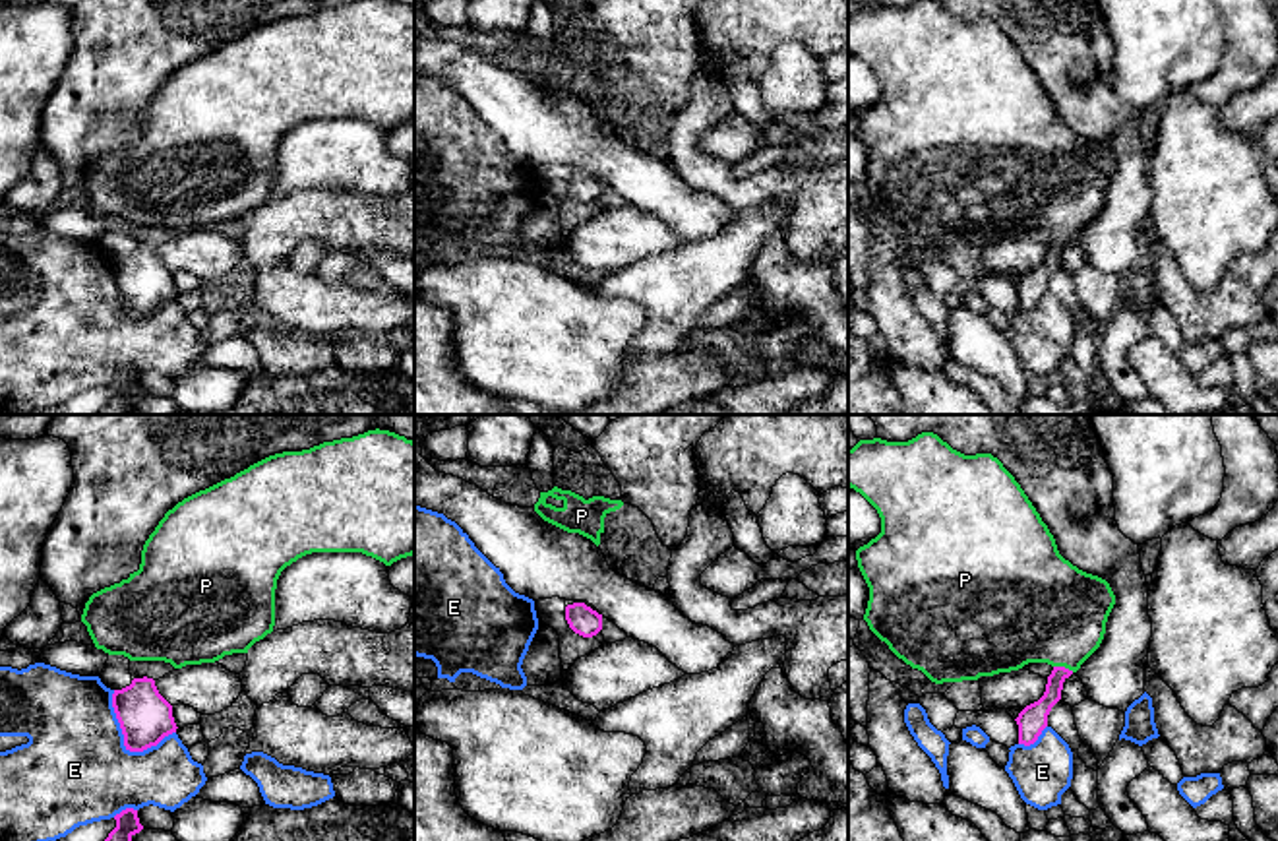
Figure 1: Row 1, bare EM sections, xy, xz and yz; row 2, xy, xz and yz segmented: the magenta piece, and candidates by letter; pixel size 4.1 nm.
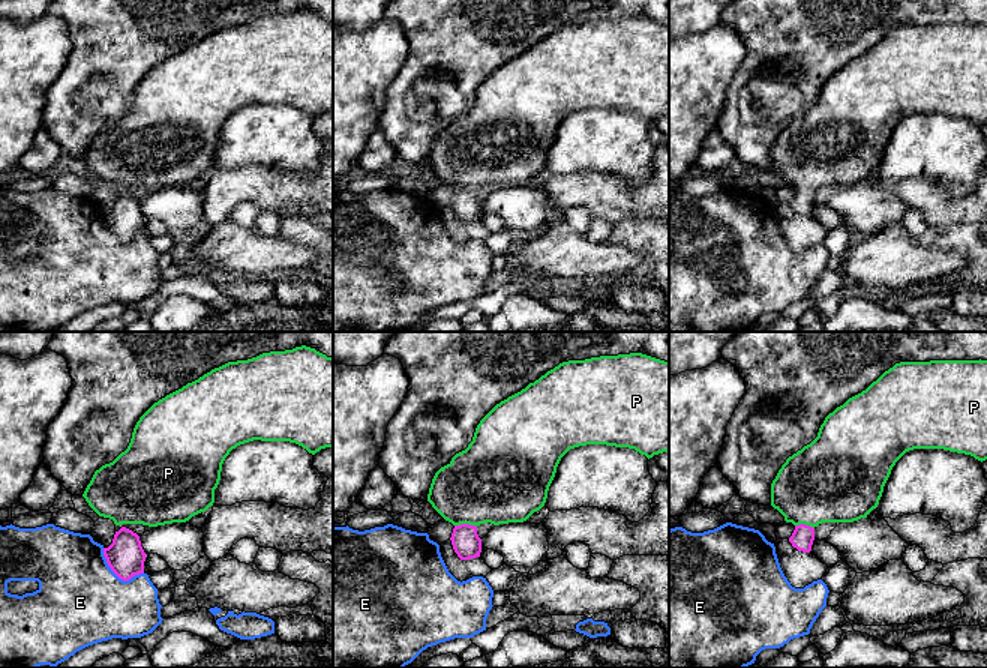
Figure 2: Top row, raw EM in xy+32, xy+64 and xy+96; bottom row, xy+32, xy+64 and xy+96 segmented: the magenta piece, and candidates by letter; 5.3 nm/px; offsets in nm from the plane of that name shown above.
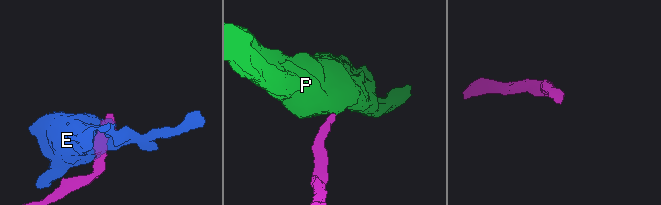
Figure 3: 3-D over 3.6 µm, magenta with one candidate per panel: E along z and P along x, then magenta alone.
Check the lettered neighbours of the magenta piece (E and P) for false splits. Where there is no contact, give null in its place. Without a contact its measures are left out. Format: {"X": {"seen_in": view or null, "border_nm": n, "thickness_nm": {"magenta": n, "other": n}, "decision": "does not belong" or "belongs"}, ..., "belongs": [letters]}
{"E": {"seen_in": "xy", "border_nm": 320, "thickness_nm": {"magenta": 220, "other": 460}, "decision": "does not belong"}, "P": {"seen_in": "yz", "border_nm": 90, "thickness_nm": {"magenta": 110, "other": 440}, "decision": "belongs"}, "belongs": ["P"]}

